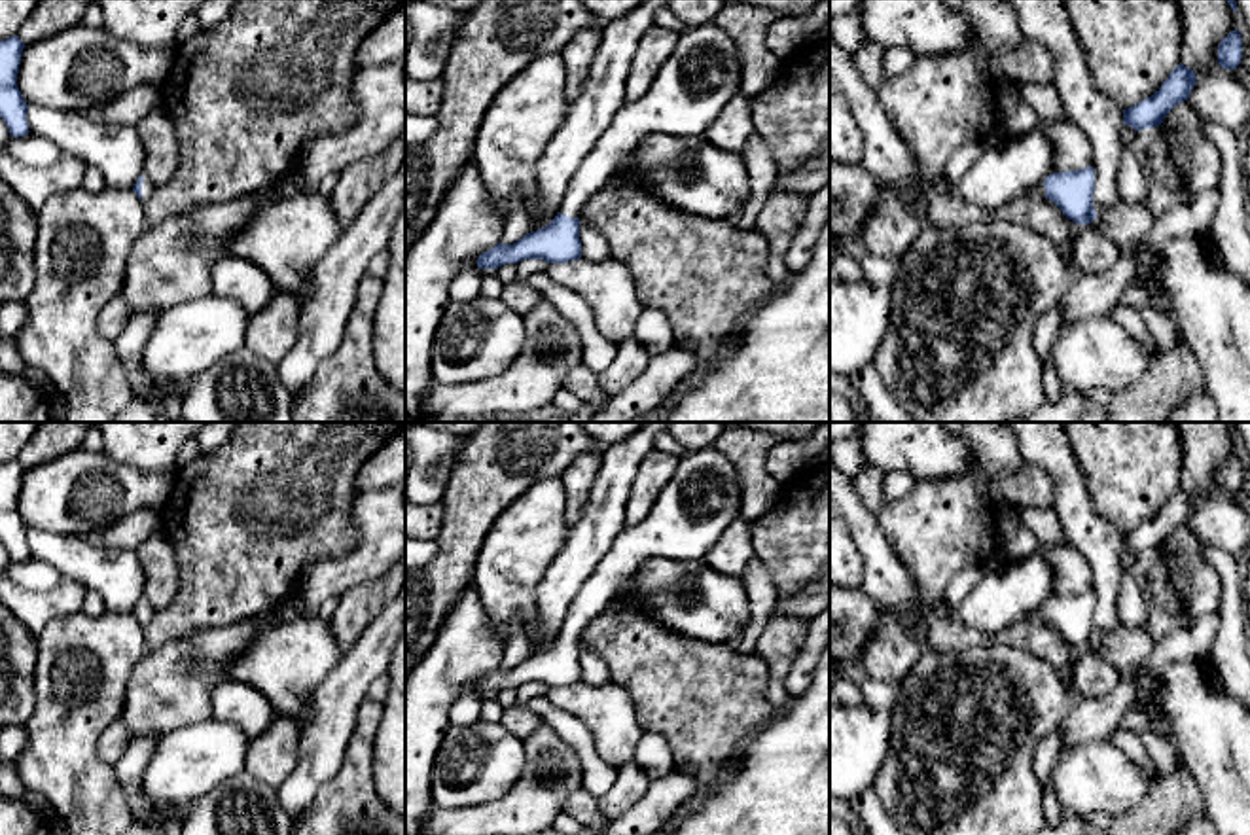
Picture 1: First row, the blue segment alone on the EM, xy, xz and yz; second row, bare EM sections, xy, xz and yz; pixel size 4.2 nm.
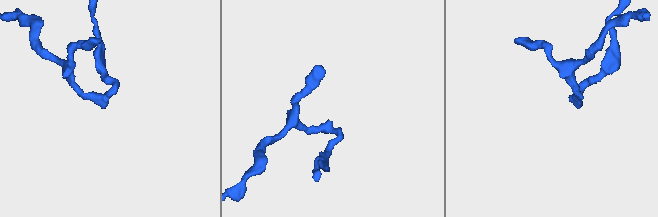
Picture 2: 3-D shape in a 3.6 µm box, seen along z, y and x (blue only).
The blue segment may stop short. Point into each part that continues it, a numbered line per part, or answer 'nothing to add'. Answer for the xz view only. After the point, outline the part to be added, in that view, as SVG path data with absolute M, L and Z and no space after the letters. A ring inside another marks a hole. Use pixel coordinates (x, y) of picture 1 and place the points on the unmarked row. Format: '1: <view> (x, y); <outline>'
1: xz (703, 497); M718 449L686 453L674 475L655 498L652 511L636 524L625 526L606 557L574 598L561 629L561 638L580 642L581 631L591 625L614 600L617 585L648 559L678 562L703 560L723 530L741 517L741 477L735 464Z

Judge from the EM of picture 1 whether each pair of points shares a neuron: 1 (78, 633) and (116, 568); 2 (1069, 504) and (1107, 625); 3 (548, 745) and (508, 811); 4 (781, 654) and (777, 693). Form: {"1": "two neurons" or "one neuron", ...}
{"1": "two neurons", "2": "one neuron", "3": "one neuron", "4": "one neuron"}

